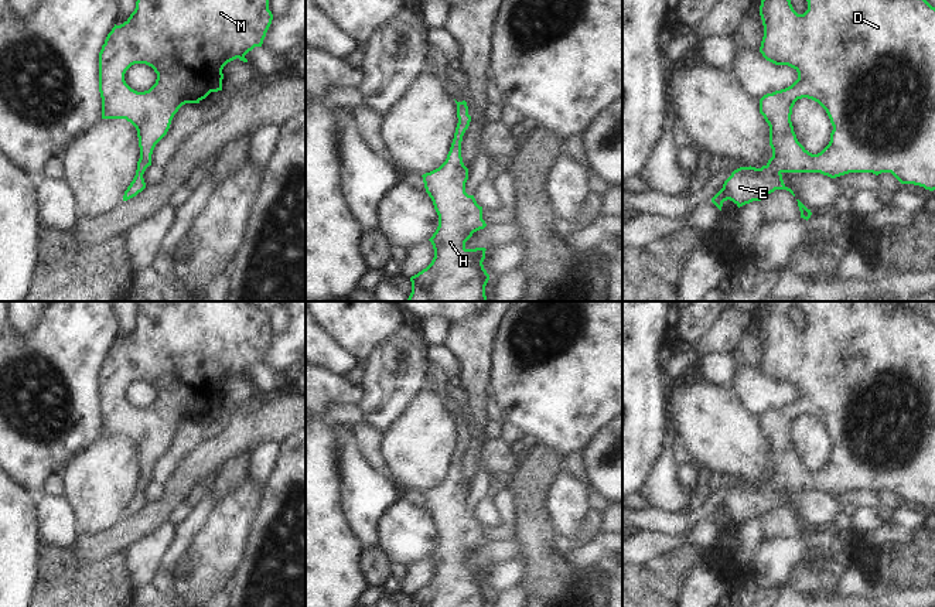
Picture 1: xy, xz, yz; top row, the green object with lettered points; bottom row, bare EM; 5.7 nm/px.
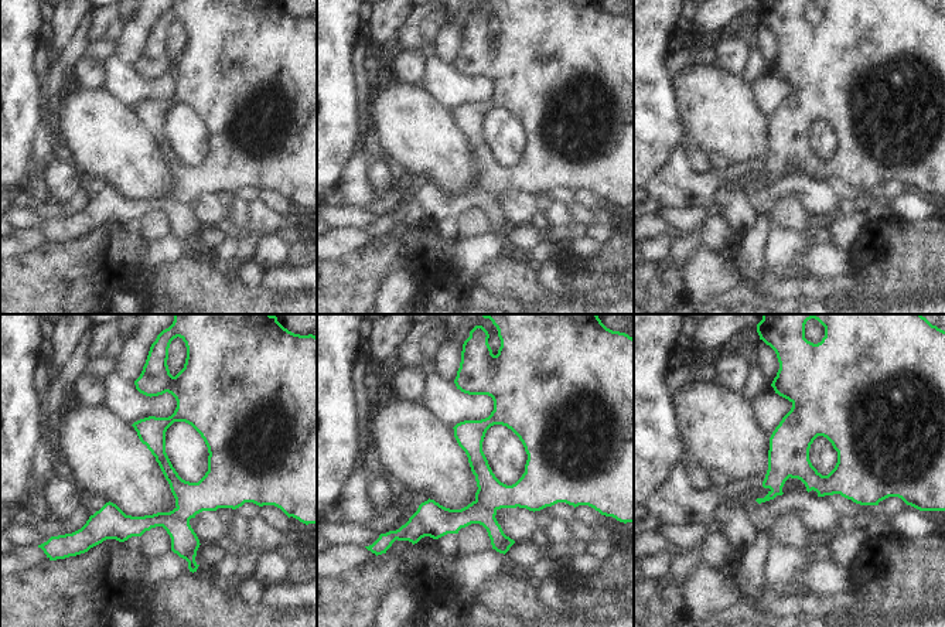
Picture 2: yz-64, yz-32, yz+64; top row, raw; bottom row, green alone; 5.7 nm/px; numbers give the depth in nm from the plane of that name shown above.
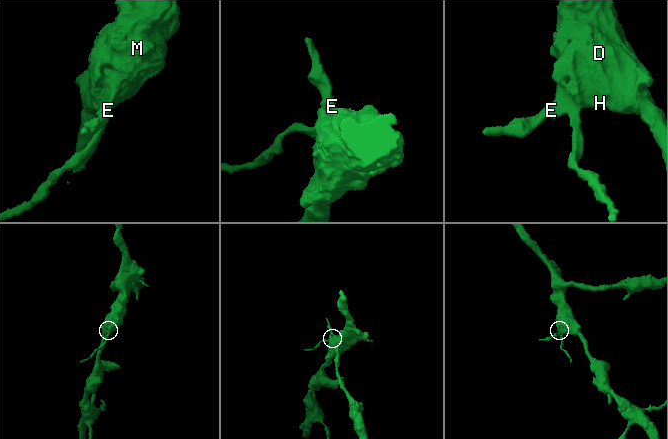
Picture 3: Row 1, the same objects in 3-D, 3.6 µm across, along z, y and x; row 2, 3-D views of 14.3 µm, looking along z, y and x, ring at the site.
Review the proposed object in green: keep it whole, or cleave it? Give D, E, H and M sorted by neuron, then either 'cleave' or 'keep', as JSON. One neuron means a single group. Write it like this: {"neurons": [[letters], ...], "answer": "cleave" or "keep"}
{"neurons": [["D", "E", "H", "M"]], "answer": "keep"}

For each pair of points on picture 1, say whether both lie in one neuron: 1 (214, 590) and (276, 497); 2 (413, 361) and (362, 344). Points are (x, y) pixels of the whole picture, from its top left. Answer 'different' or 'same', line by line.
1: different
2: different

